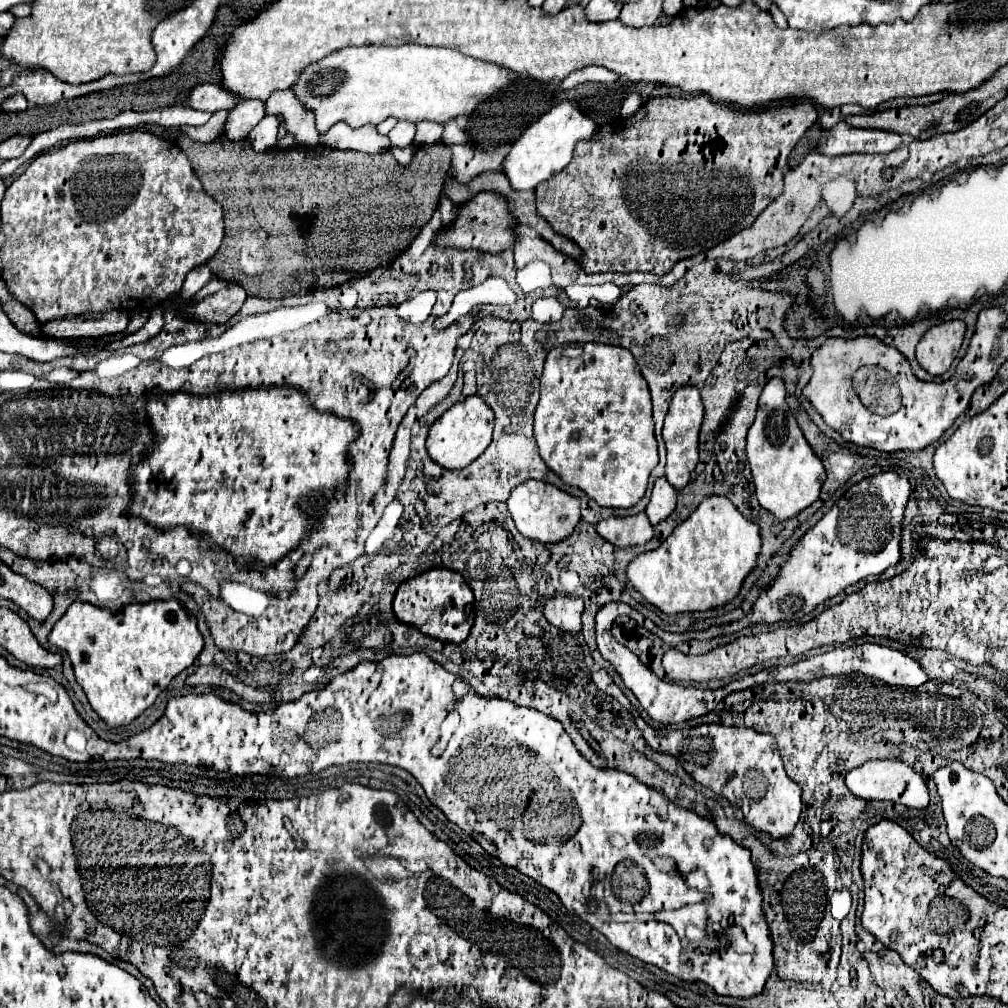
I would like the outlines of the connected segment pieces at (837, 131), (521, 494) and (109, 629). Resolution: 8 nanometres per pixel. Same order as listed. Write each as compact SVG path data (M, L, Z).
M838 122L824 132L824 142L816 146L826 156L840 154L886 154L902 146L902 138L896 132L876 132L852 128L846 122Z
M536 480L524 482L512 492L512 496L508 498L508 512L510 512L518 532L540 544L556 544L556 542L566 540L582 518L578 498L574 498L566 492L560 492L552 484L544 484L544 482L536 482Z
M168 598L150 600L144 604L128 604L120 610L98 608L88 602L74 602L54 624L48 642L70 656L76 680L84 688L94 712L110 728L116 728L130 724L136 716L140 716L154 704L154 700L170 684L170 680L196 660L204 646L204 636L198 630L196 618L186 612L180 600Z

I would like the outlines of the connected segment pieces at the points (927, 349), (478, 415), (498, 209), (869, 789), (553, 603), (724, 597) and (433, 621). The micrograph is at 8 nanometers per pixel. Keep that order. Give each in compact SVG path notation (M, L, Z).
M950 320L938 326L932 326L916 348L918 364L930 374L944 374L954 362L962 338L966 332L966 324L962 320Z
M468 396L448 408L432 426L426 438L426 450L432 462L446 470L466 468L472 460L476 460L492 442L494 414L490 406L480 396Z
M480 192L472 202L464 204L460 208L458 220L454 224L448 226L446 234L438 234L438 238L434 240L438 246L456 246L456 248L478 248L490 254L498 254L500 250L506 250L508 246L512 246L516 242L514 236L514 224L516 220L512 218L512 214L508 212L508 204L504 200L504 196L492 194L492 192Z
M868 760L846 774L846 786L854 796L864 800L890 800L918 810L928 806L928 788L924 778L912 766L900 760Z
M558 594L558 596L548 598L544 602L546 620L566 632L580 632L582 630L582 622L580 622L582 612L584 612L582 598Z
M708 496L702 500L702 504L688 520L684 520L674 528L674 532L668 536L666 542L660 544L660 548L644 552L630 562L628 580L650 604L654 604L664 614L704 612L710 608L724 606L738 596L746 576L758 564L756 560L760 548L762 548L760 526L748 520L746 516L742 516L726 496Z
M432 568L400 584L394 596L394 614L400 622L416 626L426 636L460 644L468 638L474 624L474 614L466 614L466 606L472 602L474 594L456 570Z

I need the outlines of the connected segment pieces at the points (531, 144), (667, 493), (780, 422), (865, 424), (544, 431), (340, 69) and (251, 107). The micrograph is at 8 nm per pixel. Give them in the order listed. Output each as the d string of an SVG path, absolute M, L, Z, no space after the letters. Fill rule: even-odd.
M560 102L550 112L546 112L538 122L534 122L524 134L512 144L510 152L506 154L502 162L502 172L506 174L512 190L532 190L540 182L548 180L552 174L564 170L568 162L572 160L574 146L580 140L592 138L596 132L596 124L580 112L576 102Z
M664 476L654 482L652 496L650 496L650 502L648 502L648 508L646 508L646 514L648 514L652 526L666 520L674 512L676 496L678 496L676 488L670 486L670 482Z
M770 378L762 390L756 420L748 432L746 454L752 468L758 502L778 520L794 518L818 500L826 472L786 404L786 388L782 378Z
M860 336L856 340L842 340L842 338L828 338L812 356L812 380L806 384L802 394L810 400L810 404L820 412L824 422L838 430L844 440L854 442L858 446L876 448L882 452L894 452L894 450L914 450L924 448L944 434L954 420L962 414L962 388L956 386L956 382L938 384L938 386L926 386L922 382L920 386L908 386L908 390L900 390L902 394L902 406L896 414L890 416L878 416L872 410L868 410L858 398L854 398L852 388L852 374L860 366L878 364L882 368L888 368L890 374L900 374L900 350L882 344L874 336ZM940 386L946 386L946 394L940 396ZM948 386L956 386L956 390L948 390Z
M588 342L582 346L584 354L580 358L566 358L562 354L564 346L558 346L554 350L548 352L546 364L544 364L544 374L540 378L540 402L536 406L536 414L534 414L534 438L536 444L540 448L540 458L546 462L546 466L558 474L566 484L576 486L580 490L584 490L592 500L596 500L600 506L608 506L608 508L632 508L634 504L638 504L638 500L644 496L646 486L648 486L648 476L650 472L656 468L658 464L658 448L656 448L656 438L654 438L654 422L652 422L652 402L650 402L650 390L648 384L644 382L644 376L638 372L638 364L634 360L634 356L620 346L606 346L606 344L596 344L596 342Z
M402 44L402 46L360 46L334 50L320 62L306 66L296 84L292 86L292 90L296 98L302 102L302 106L314 112L318 134L326 134L336 122L346 122L352 128L360 128L366 124L376 126L390 116L412 124L422 120L444 124L450 118L456 118L458 114L472 114L480 100L490 98L492 94L508 86L508 80L510 76L504 68L492 66L490 62L472 60L456 50Z
M242 100L234 110L230 110L224 122L224 136L230 140L242 140L250 130L264 118L264 102Z

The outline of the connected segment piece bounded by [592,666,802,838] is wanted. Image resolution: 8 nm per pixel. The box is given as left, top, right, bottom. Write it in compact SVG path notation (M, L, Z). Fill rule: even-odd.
M596 666L592 670L592 680L602 692L616 698L624 708L632 710L636 726L644 734L650 748L672 754L696 782L728 798L730 804L742 808L744 820L750 826L764 830L774 838L790 836L790 832L794 830L800 818L802 788L788 778L776 746L776 738L748 728L736 728L736 726L728 728L722 724L700 724L686 730L666 730L666 728L656 730L644 722L638 710L632 708L630 700L614 684L614 680L604 668ZM742 778L744 778L744 788L742 788Z

